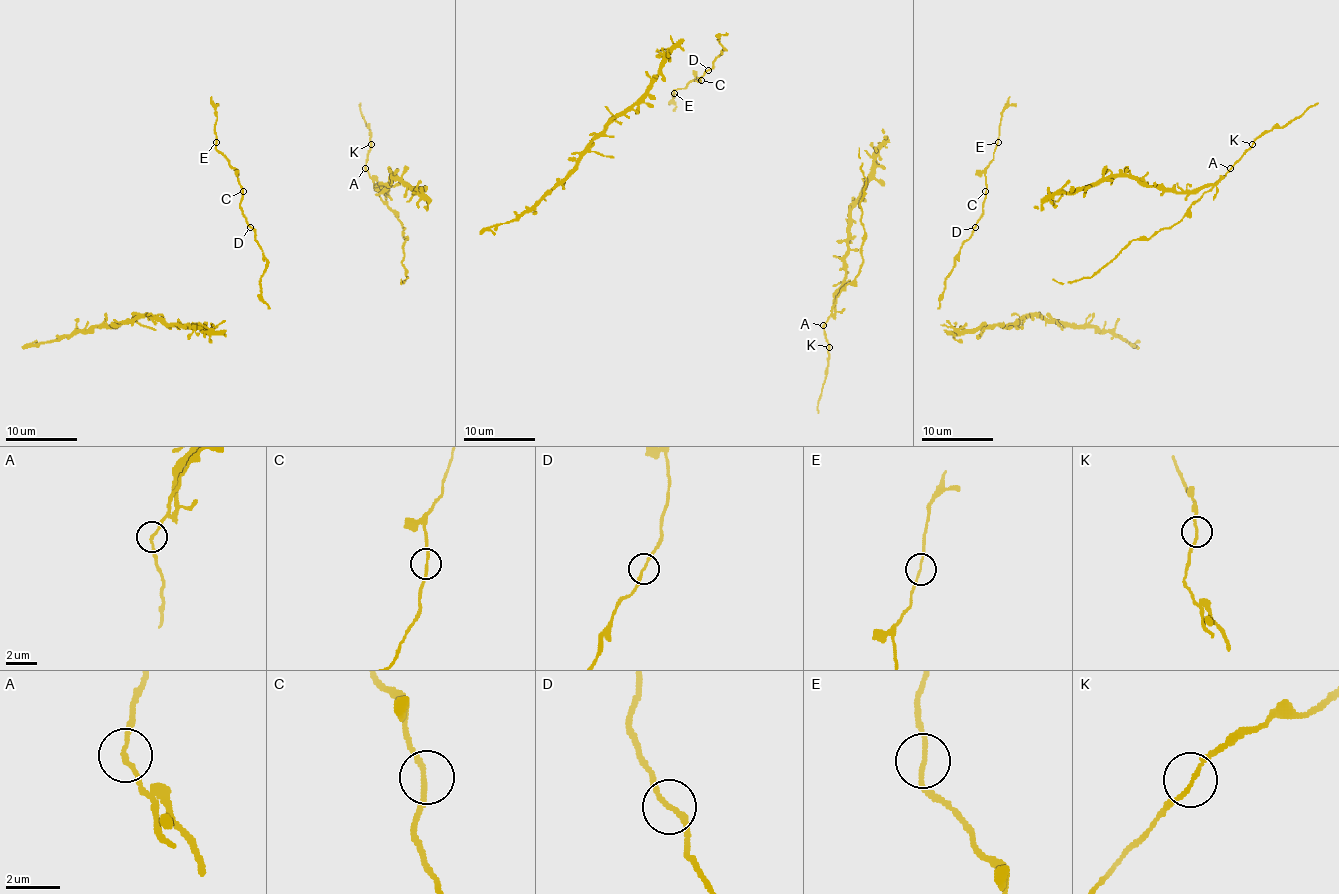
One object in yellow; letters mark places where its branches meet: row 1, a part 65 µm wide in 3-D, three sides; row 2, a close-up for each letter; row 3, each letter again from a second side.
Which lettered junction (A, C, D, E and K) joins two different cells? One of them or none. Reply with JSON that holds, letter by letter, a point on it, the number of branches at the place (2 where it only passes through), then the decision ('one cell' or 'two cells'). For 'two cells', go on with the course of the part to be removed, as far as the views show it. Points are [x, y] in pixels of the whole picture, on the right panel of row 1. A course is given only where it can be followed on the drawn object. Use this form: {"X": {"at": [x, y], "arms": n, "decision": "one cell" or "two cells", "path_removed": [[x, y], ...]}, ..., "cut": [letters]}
{"A": {"at": [1230, 168], "arms": 2, "decision": "one cell"}, "C": {"at": [985, 191], "arms": 2, "decision": "one cell"}, "D": {"at": [975, 227], "arms": 2, "decision": "one cell"}, "E": {"at": [998, 142], "arms": 2, "decision": "one cell"}, "K": {"at": [1252, 144], "arms": 2, "decision": "one cell"}, "cut": []}

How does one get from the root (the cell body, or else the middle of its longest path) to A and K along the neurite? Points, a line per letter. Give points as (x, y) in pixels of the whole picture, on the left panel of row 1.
A: (401, 279), (403, 283), (409, 277), (401, 265), (405, 229), (378, 195), (365, 168)
K: (401, 279), (403, 283), (409, 277), (401, 265), (405, 229), (378, 195), (365, 168), (371, 144)

